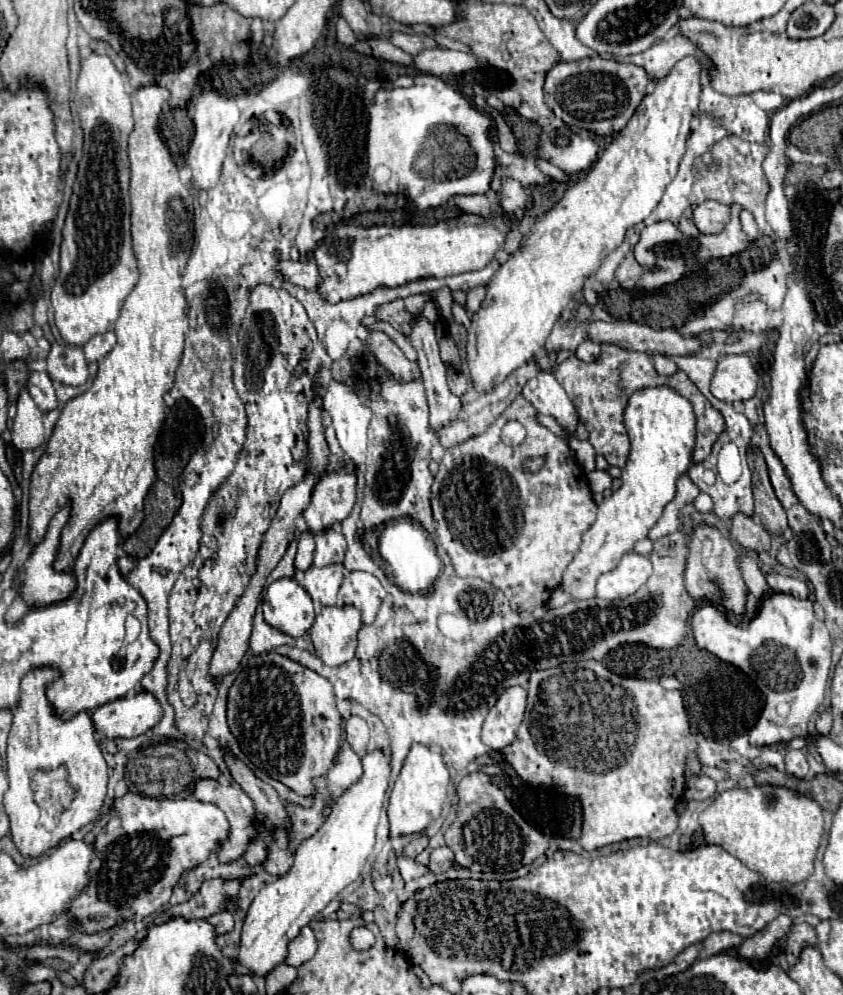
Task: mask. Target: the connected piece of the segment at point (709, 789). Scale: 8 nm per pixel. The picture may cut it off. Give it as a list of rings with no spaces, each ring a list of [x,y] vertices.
[[[696,775],[696,777],[688,777],[686,781],[686,799],[696,799],[696,801],[704,801],[708,797],[712,797],[716,793],[716,781],[706,777],[706,775]]]

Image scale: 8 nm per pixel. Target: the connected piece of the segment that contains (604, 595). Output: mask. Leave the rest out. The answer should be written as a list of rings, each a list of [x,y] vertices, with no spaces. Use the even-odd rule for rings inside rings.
[[[626,553],[620,565],[598,579],[596,593],[600,599],[626,599],[652,575],[652,563],[646,555]]]

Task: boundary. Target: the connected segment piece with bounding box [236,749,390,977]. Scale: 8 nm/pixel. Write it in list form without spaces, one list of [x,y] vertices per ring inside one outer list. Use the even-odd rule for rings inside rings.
[[[374,749],[362,757],[362,767],[362,779],[336,799],[332,813],[322,827],[300,843],[290,871],[266,885],[248,907],[236,965],[246,967],[252,975],[266,977],[276,965],[284,963],[288,943],[300,933],[300,929],[308,925],[346,885],[360,877],[364,861],[376,841],[376,827],[390,779],[390,757],[380,749]]]

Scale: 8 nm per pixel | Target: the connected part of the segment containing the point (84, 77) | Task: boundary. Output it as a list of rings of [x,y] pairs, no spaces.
[[[88,55],[78,77],[74,105],[84,131],[84,149],[62,229],[60,275],[52,287],[56,327],[68,345],[84,345],[92,335],[114,329],[124,299],[138,281],[130,239],[130,165],[126,139],[134,127],[126,79],[106,55]]]

